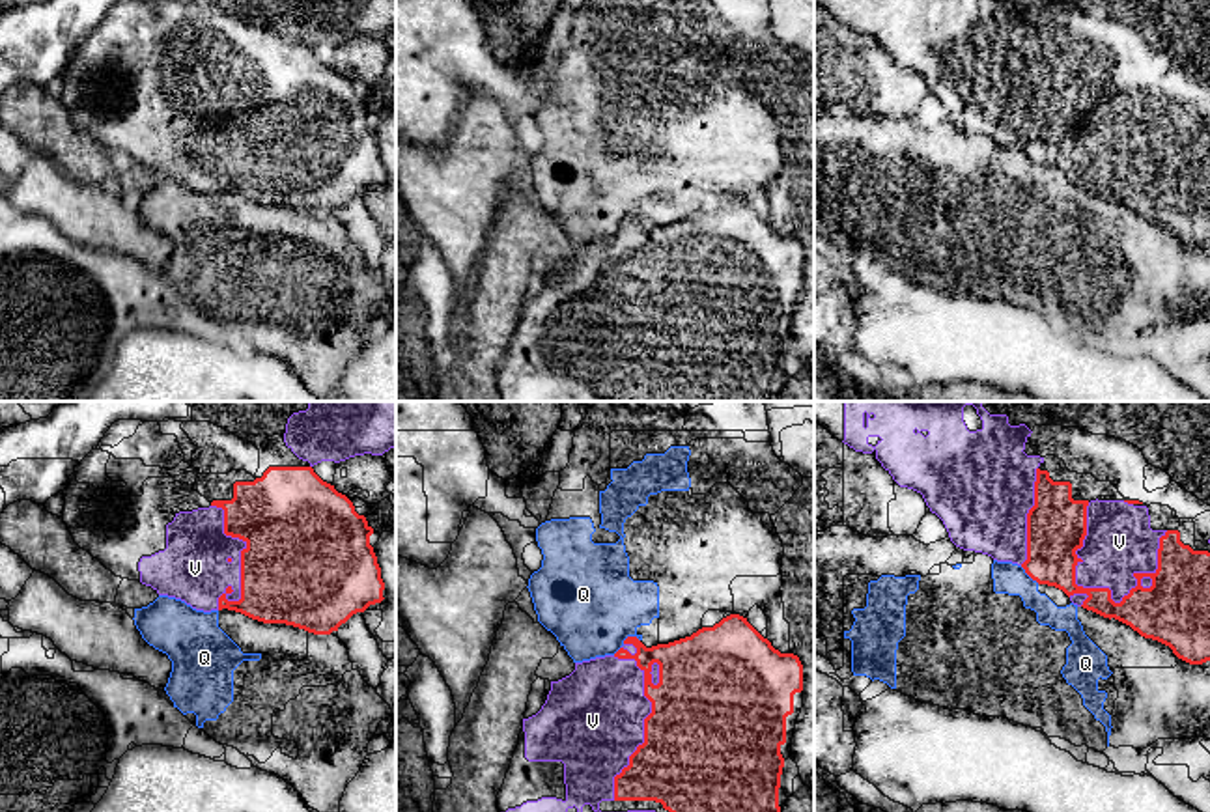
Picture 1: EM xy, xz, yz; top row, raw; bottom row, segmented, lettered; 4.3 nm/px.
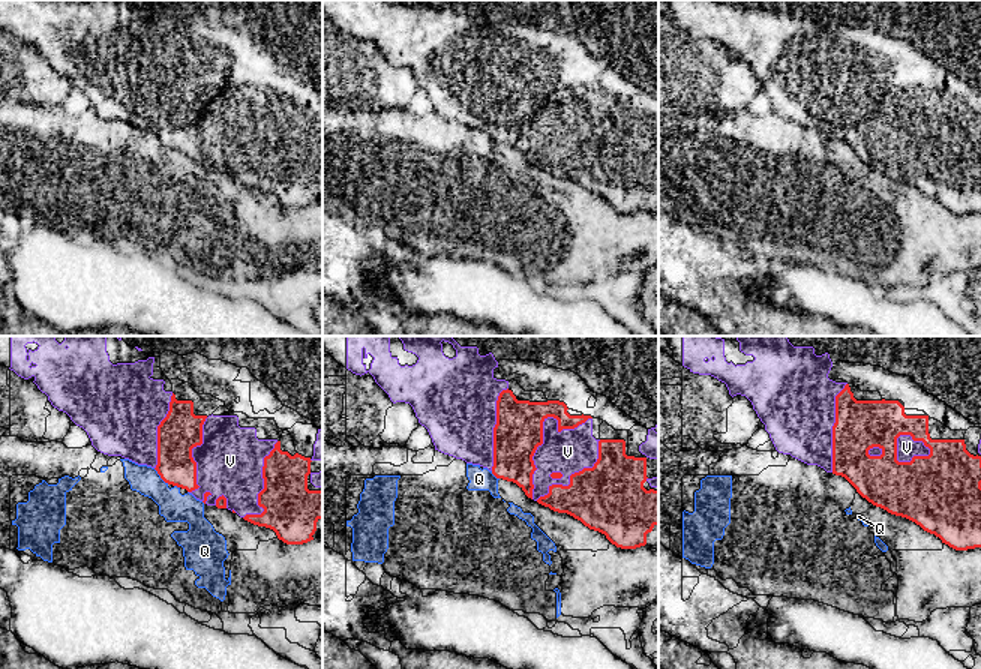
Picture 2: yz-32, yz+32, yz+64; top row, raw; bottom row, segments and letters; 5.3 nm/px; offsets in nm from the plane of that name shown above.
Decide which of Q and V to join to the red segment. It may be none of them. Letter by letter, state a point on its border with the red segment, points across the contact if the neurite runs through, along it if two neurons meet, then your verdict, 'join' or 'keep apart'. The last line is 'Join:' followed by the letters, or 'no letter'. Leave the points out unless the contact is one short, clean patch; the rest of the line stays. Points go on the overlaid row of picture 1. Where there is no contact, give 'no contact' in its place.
Q: meets red in yz at (1029, 575); border along yz (1020, 566), (1039, 583); keep apart
V: meets red in yz at (1074, 583); join
Join: V

